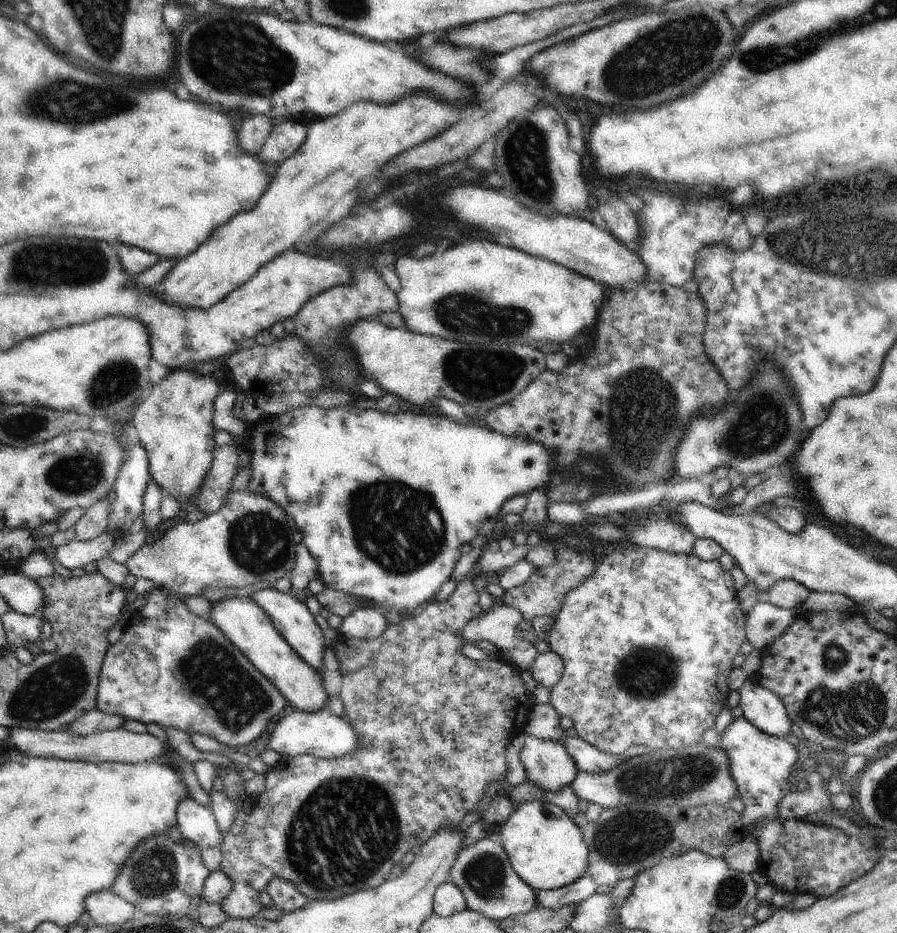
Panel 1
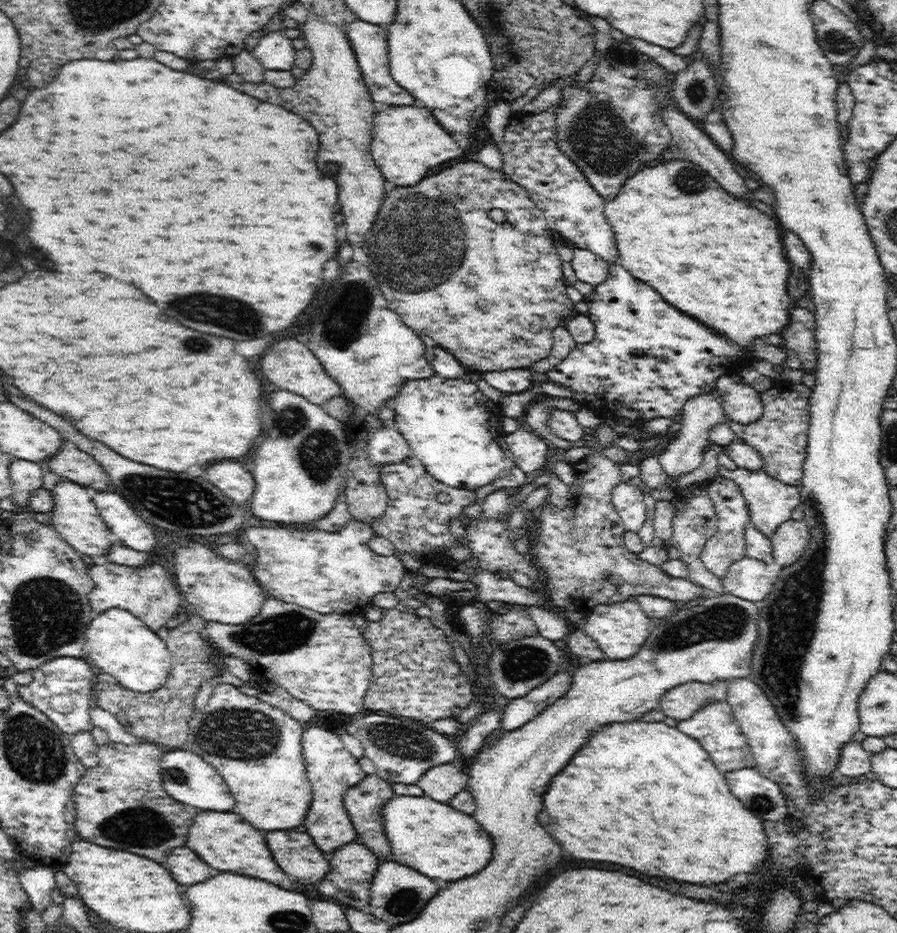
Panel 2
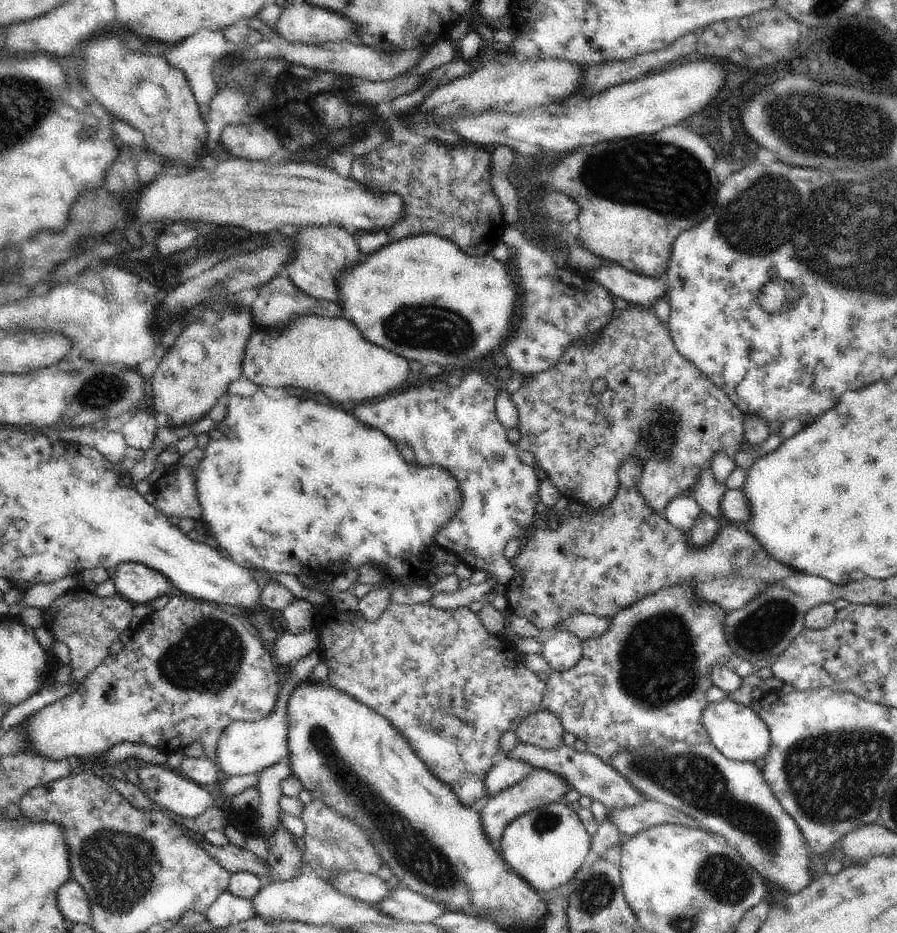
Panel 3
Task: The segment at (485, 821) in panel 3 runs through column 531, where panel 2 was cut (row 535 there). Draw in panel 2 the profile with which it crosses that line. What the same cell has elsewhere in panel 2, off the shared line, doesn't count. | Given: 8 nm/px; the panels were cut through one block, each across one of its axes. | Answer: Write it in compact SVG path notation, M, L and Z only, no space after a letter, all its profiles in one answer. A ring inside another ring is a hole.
M786 520L770 538L774 568L794 564L806 550L810 540L809 527L804 521Z

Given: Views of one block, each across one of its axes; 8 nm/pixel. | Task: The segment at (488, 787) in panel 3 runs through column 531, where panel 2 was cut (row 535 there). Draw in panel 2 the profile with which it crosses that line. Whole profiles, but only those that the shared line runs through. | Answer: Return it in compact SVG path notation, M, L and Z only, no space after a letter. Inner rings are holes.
M721 467L720 476L734 480L734 483L741 489L746 501L750 516L750 524L769 539L774 536L780 524L791 520L792 510L800 505L800 496L796 486L780 483L764 470L748 471L746 468L737 468L734 471L726 471Z

